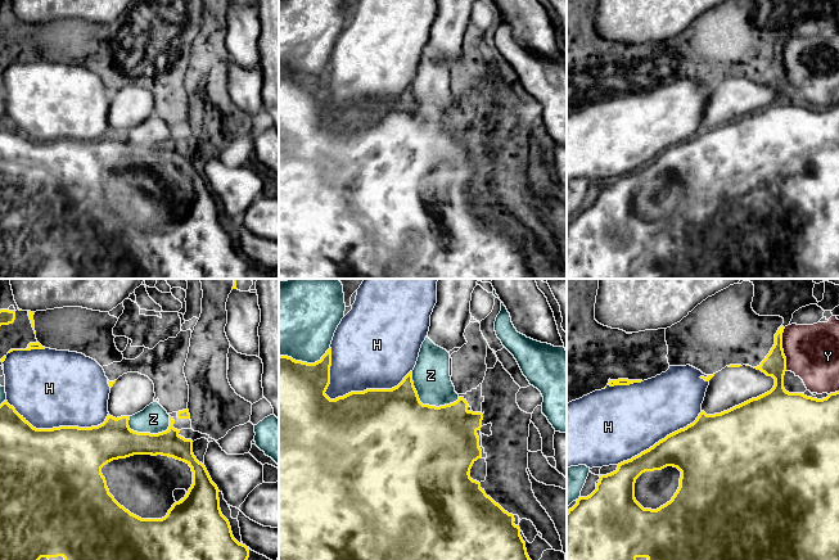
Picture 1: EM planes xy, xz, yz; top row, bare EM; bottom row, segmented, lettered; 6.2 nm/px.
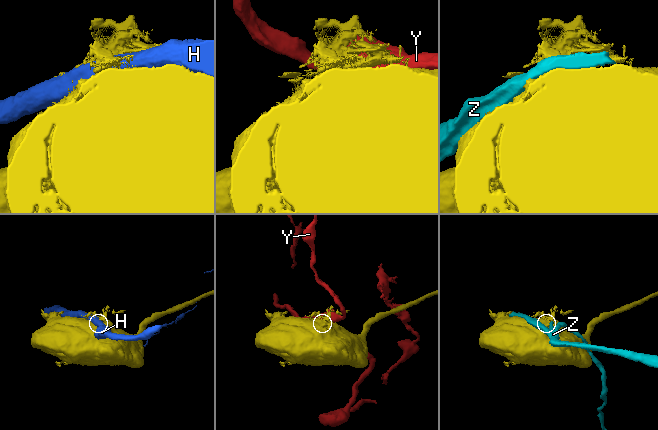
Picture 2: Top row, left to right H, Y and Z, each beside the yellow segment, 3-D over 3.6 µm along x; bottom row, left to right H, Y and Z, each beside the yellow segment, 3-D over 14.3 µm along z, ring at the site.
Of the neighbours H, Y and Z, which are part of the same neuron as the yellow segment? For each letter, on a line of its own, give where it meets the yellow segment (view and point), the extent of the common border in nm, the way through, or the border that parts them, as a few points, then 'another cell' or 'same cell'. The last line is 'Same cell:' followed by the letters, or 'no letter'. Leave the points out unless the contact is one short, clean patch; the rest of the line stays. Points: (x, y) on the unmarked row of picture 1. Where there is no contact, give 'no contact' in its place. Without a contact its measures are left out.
H: contact xz (368, 102); length 550 nm; another cell
Y: contact yz (783, 62); length 280 nm; another cell
Z: contact xz (425, 117); length 340 nm; another cell
Same cell: no letter

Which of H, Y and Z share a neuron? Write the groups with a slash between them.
H / Y / Z

